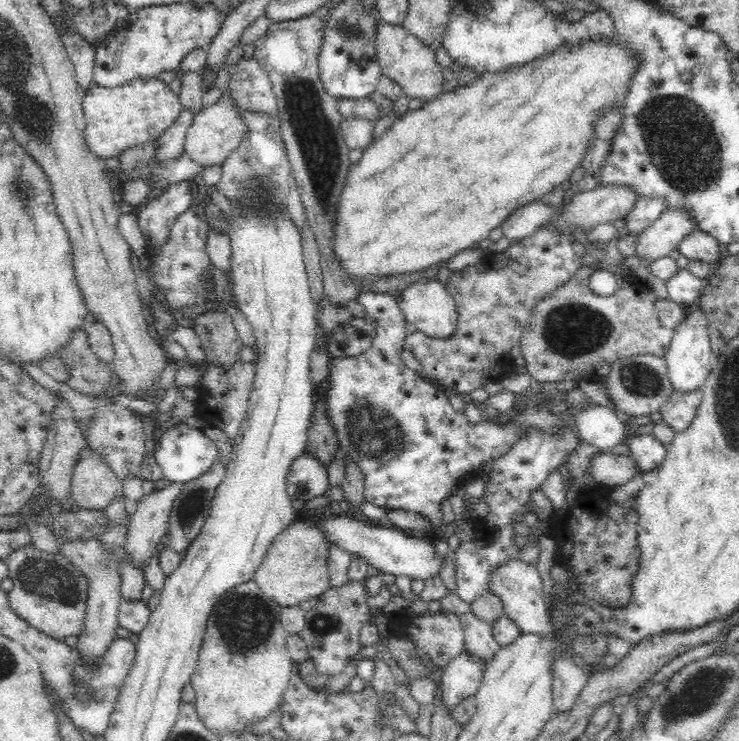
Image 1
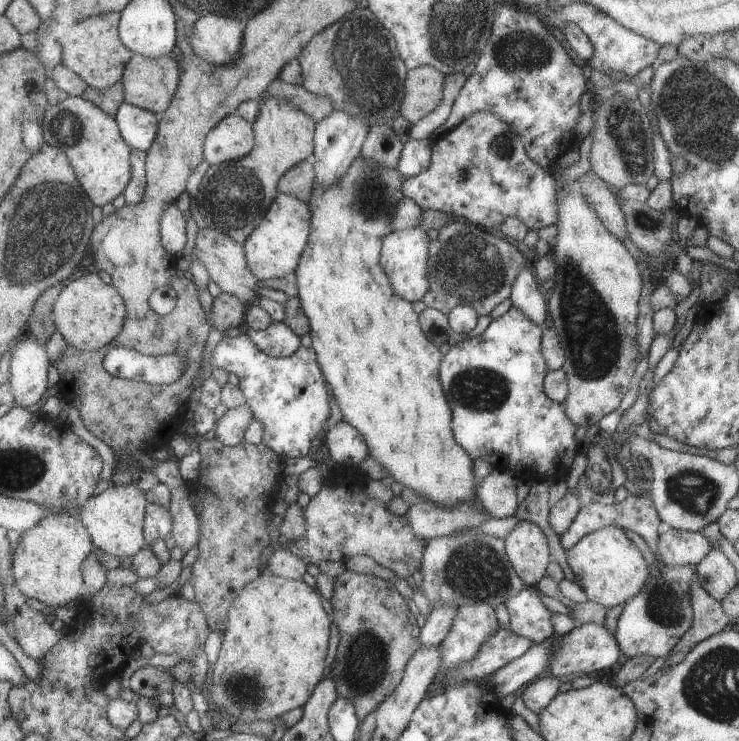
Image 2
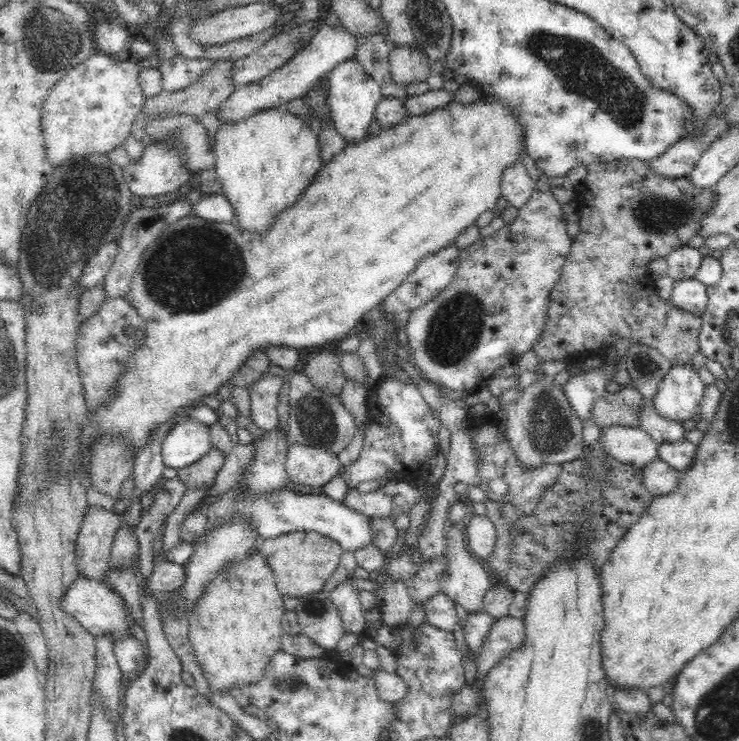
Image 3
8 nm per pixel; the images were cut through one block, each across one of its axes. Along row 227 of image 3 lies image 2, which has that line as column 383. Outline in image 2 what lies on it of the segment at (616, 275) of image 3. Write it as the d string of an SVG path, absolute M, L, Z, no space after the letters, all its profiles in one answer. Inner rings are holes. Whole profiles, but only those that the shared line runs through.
M349 569L344 570L335 578L334 596L330 601L334 610L334 620L340 631L340 640L336 656L331 662L330 672L334 674L337 696L348 698L362 722L370 712L375 711L400 684L408 661L420 646L422 620L414 616L391 581L385 581L374 573L368 576Z

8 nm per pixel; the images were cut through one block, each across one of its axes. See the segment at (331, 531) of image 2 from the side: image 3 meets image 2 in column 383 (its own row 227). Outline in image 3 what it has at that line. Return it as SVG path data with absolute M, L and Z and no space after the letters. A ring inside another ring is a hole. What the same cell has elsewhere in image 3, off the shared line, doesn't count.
M536 188L532 191L528 202L522 206L522 209L518 209L518 216L512 222L506 223L490 237L483 238L479 236L473 244L460 251L459 266L454 273L452 282L442 292L439 292L437 297L414 309L405 326L408 338L406 349L410 354L410 360L416 366L421 376L434 382L440 388L451 388L452 390L458 390L458 392L462 390L470 394L484 379L492 376L496 368L504 365L511 359L517 359L522 353L532 350L538 338L542 336L542 330L546 328L546 314L548 314L548 304L550 304L550 292L562 274L561 270L564 264L566 264L566 258L573 243L573 237L568 235L566 225L566 217L562 213L560 203L554 198L551 191L542 192Z

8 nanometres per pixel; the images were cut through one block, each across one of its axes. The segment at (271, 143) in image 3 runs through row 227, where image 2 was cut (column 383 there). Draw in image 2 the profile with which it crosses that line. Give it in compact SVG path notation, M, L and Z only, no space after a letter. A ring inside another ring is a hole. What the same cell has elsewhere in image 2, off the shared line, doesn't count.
M422 227L405 228L392 231L382 242L380 264L384 268L398 296L404 300L415 303L421 301L430 290L430 278L428 274L428 254L430 254L430 238Z

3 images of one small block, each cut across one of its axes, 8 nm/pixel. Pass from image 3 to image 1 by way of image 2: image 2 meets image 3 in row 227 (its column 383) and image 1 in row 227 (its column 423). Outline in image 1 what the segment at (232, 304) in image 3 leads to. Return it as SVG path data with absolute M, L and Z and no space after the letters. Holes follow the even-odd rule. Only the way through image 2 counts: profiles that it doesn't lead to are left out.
M589 41L576 49L561 49L550 57L543 57L528 65L510 67L498 72L486 72L480 75L472 84L459 85L452 91L439 94L418 110L409 110L399 116L383 134L372 141L365 149L363 155L348 169L344 186L337 200L332 232L333 253L340 261L342 269L353 283L370 282L382 276L392 274L410 274L427 270L439 263L446 264L450 258L461 250L470 248L474 242L480 242L488 237L491 230L501 226L502 221L527 202L540 199L556 186L560 187L564 180L569 180L572 171L580 166L589 147L589 140L594 134L594 122L604 114L606 107L623 104L629 80L638 66L634 55L628 53L620 43L614 41Z

